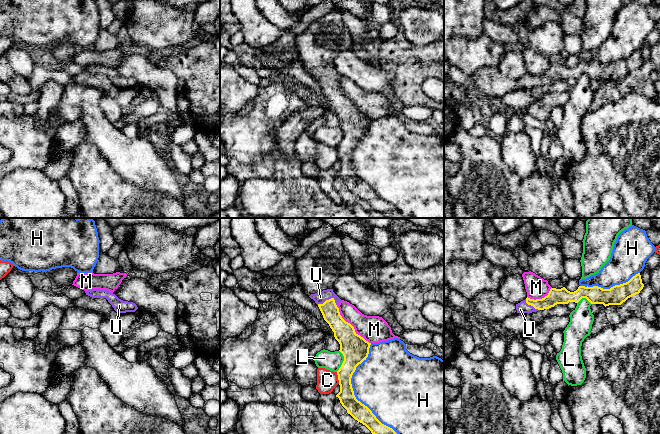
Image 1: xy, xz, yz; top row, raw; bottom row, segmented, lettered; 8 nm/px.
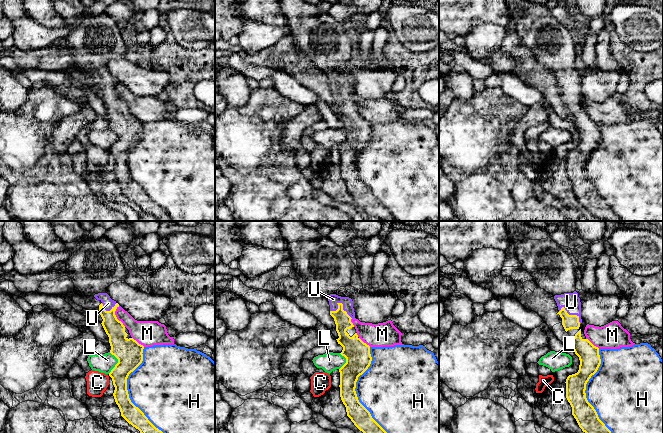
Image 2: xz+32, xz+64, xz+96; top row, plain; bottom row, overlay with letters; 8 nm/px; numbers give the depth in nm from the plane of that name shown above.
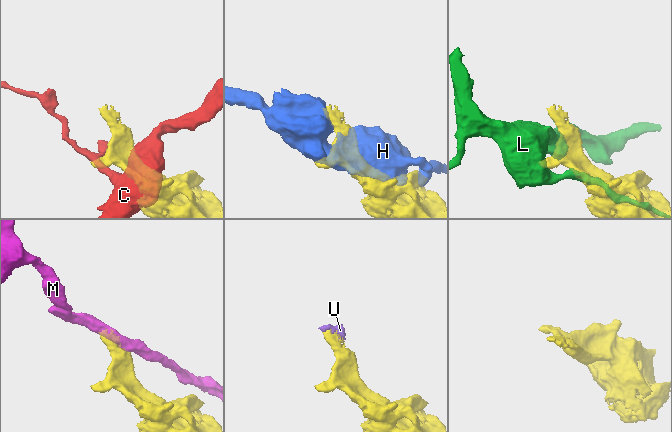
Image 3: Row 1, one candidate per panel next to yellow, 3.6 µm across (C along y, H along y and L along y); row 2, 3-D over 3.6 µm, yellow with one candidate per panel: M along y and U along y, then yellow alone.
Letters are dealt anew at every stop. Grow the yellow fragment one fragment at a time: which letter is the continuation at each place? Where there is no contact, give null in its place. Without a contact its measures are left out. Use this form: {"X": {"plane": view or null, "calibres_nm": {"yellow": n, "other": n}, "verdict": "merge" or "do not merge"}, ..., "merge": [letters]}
{"C": {"plane": "xz", "calibres_nm": {"yellow": 190, "other": 170}, "verdict": "do not merge"}, "H": {"plane": "xz", "calibres_nm": {"yellow": 140, "other": 460}, "verdict": "do not merge"}, "L": {"plane": "xz", "calibres_nm": {"yellow": 220, "other": 150}, "verdict": "do not merge"}, "M": {"plane": "xz", "calibres_nm": {"yellow": 220, "other": 220}, "verdict": "do not merge"}, "U": {"plane": "xz", "calibres_nm": {"yellow": 140, "other": 100}, "verdict": "merge"}, "merge": ["U"]}

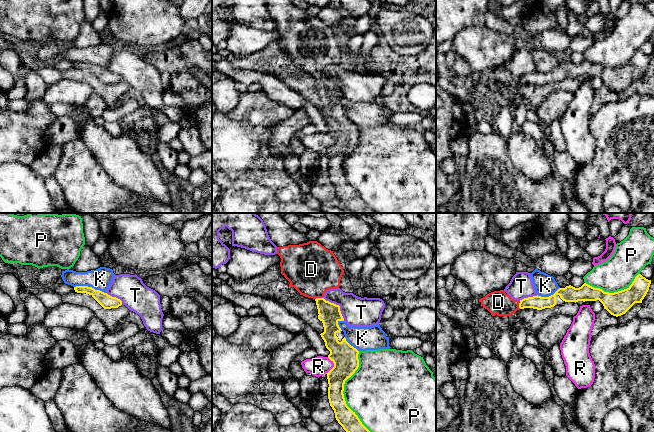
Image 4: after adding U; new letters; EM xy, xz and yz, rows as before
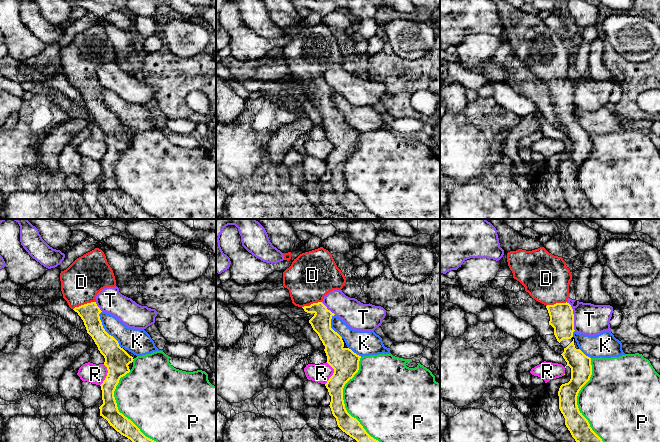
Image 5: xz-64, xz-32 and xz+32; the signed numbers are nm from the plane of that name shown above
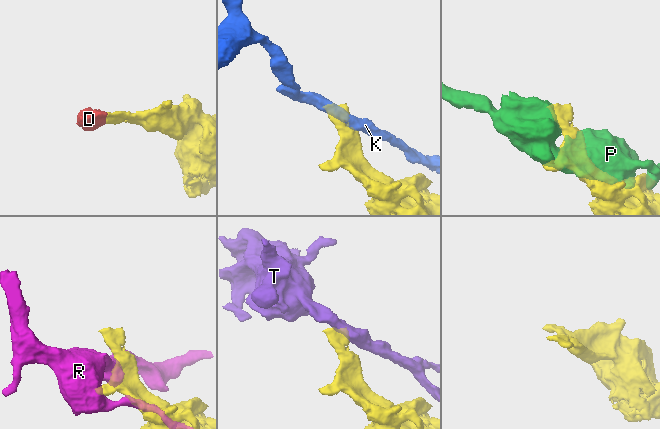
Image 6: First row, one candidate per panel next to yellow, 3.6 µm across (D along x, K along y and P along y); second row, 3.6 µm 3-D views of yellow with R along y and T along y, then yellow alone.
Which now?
{"D": {"plane": "xz", "calibres_nm": {"yellow": 180, "other": 400}, "verdict": "merge"}, "K": {"plane": "xy", "calibres_nm": {"yellow": 110, "other": 180}, "verdict": "do not merge"}, "P": {"plane": "xz", "calibres_nm": {"yellow": 190, "other": 460}, "verdict": "do not merge"}, "R": {"plane": "xz", "calibres_nm": {"yellow": 200, "other": 160}, "verdict": "do not merge"}, "T": {"plane": "xz", "calibres_nm": {"yellow": 180, "other": 240}, "verdict": "do not merge"}, "merge": ["D"]}

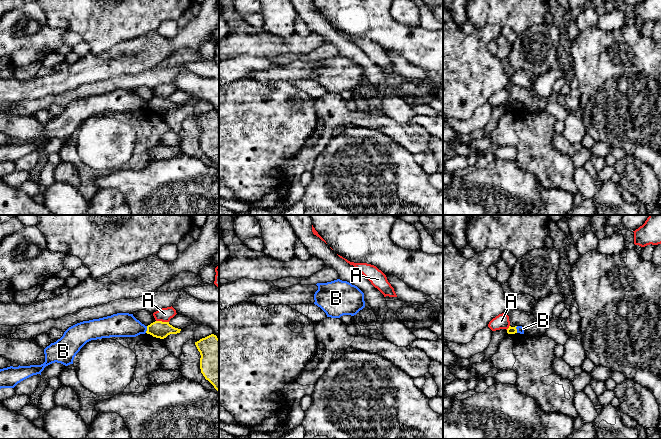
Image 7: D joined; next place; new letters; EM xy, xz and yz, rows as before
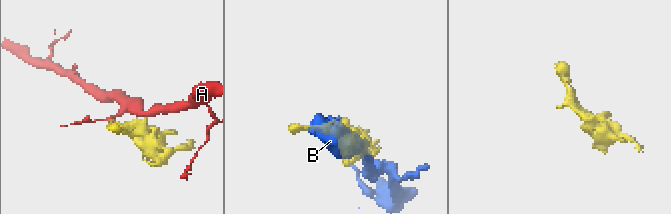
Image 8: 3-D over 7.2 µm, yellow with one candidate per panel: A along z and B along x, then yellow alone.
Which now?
{"A": {"plane": "xy", "calibres_nm": {"yellow": 140, "other": 110}, "verdict": "do not merge"}, "B": {"plane": "xy", "calibres_nm": {"yellow": 140, "other": 190}, "verdict": "do not merge"}, "merge": []}

